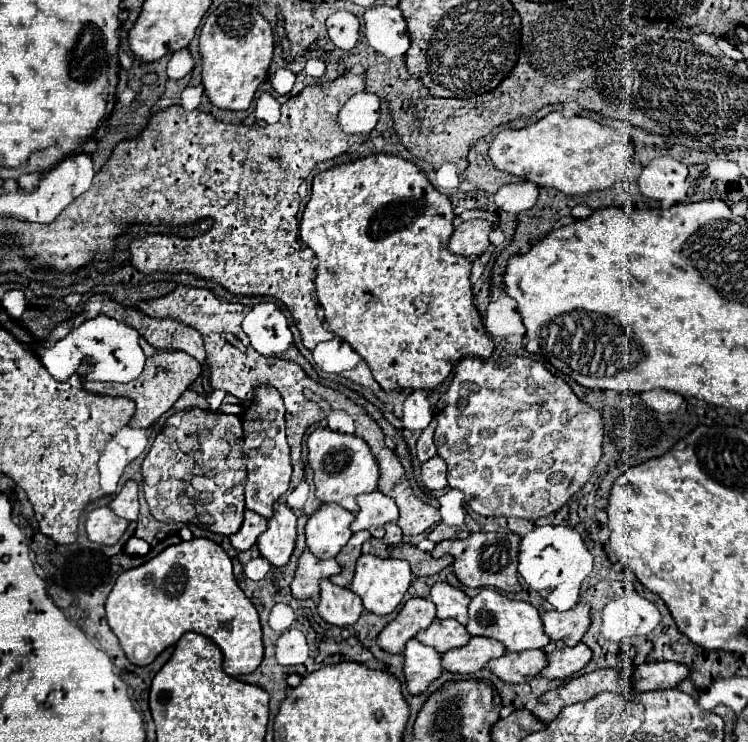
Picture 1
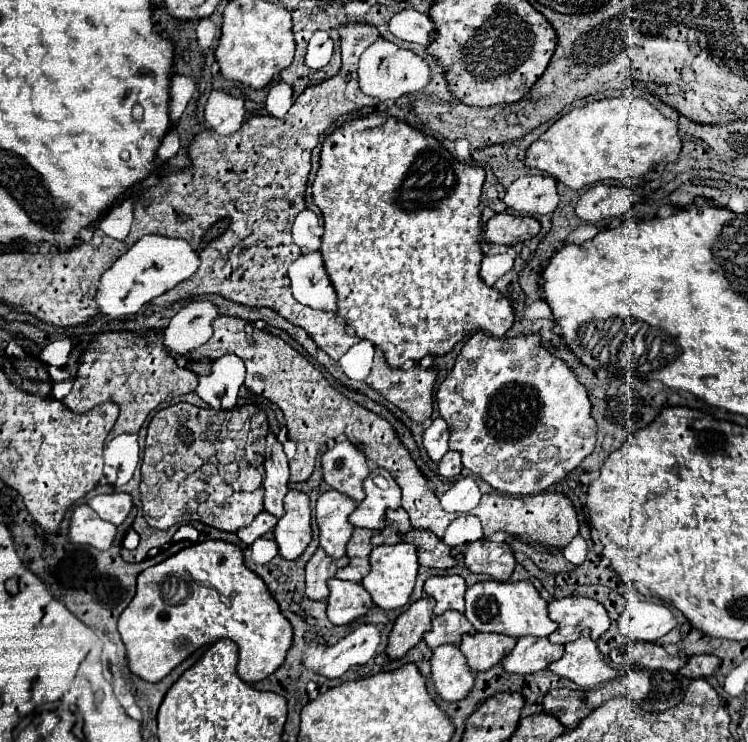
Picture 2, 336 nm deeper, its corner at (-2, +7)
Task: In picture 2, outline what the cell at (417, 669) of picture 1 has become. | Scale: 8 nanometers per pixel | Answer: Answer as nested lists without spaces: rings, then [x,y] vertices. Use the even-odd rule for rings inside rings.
[[[456,645],[436,647],[432,651],[430,669],[434,689],[444,701],[460,701],[472,689],[474,675]]]

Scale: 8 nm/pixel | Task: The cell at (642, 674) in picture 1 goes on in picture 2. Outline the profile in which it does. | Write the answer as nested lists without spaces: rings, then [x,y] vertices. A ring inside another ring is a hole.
[[[692,655],[686,665],[682,667],[682,675],[684,677],[690,677],[690,679],[698,679],[698,677],[710,677],[716,667],[720,665],[718,657],[714,655]]]

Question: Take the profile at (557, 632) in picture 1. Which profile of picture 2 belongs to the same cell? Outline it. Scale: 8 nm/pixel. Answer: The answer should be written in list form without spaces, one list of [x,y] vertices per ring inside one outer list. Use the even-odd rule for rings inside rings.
[[[588,597],[554,599],[548,605],[548,615],[558,623],[558,631],[554,631],[548,639],[562,645],[574,641],[582,633],[582,629],[590,629],[592,639],[598,641],[610,625],[610,617],[604,605]]]

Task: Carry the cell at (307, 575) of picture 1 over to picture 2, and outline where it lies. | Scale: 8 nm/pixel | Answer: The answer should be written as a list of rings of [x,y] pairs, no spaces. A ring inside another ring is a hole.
[[[322,547],[316,549],[312,559],[306,563],[306,595],[314,601],[322,601],[328,597],[326,581],[336,573],[334,559],[326,555]]]

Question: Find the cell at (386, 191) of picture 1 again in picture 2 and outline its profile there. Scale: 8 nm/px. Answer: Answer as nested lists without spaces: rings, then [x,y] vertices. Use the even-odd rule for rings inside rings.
[[[368,115],[360,119],[352,119],[338,127],[334,133],[326,137],[322,143],[322,153],[320,153],[320,169],[316,173],[312,193],[314,193],[314,203],[322,211],[324,219],[324,235],[322,235],[322,259],[326,265],[326,273],[336,289],[338,295],[338,317],[354,329],[354,333],[360,339],[370,339],[382,353],[384,359],[390,367],[398,369],[404,367],[406,361],[420,361],[426,355],[446,355],[454,349],[458,341],[462,341],[466,335],[472,335],[476,331],[488,333],[492,337],[504,337],[506,331],[514,323],[514,311],[510,307],[510,301],[500,295],[494,287],[486,287],[486,283],[478,277],[480,271],[480,261],[482,261],[482,251],[478,245],[478,235],[482,231],[480,225],[480,191],[484,183],[484,167],[470,167],[460,161],[456,161],[434,137],[422,135],[420,131],[412,129],[404,121],[398,121],[388,115]]]

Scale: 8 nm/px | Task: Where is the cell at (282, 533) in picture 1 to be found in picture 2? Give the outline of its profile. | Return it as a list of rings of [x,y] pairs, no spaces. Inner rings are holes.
[[[290,489],[284,497],[286,515],[274,527],[274,539],[284,559],[296,559],[312,539],[310,501],[306,493]]]

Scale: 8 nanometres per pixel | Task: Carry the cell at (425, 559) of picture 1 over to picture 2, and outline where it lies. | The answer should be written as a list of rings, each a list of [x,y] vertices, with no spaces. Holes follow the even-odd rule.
[[[438,541],[436,549],[430,551],[420,551],[418,553],[418,563],[424,567],[438,567],[438,569],[448,569],[456,565],[456,559],[452,557],[452,547],[446,543]]]

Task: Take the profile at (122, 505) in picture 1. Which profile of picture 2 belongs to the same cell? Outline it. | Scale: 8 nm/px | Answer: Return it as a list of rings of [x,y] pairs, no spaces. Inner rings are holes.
[[[110,493],[110,495],[96,495],[88,501],[88,505],[104,519],[114,525],[120,525],[130,509],[132,509],[132,497],[128,493]]]

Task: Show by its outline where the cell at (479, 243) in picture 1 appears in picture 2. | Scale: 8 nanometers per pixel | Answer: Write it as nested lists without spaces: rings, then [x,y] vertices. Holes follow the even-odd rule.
[[[496,213],[484,227],[486,243],[514,245],[518,241],[528,241],[540,231],[540,223],[534,217],[514,217],[508,213]]]

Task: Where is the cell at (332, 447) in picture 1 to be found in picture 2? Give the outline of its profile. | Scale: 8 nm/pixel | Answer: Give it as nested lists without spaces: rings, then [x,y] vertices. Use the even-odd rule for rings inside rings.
[[[336,443],[334,447],[326,449],[326,453],[322,453],[320,461],[324,481],[332,489],[348,495],[354,501],[364,499],[362,483],[370,475],[370,467],[366,455],[360,449],[356,449],[354,443]]]

